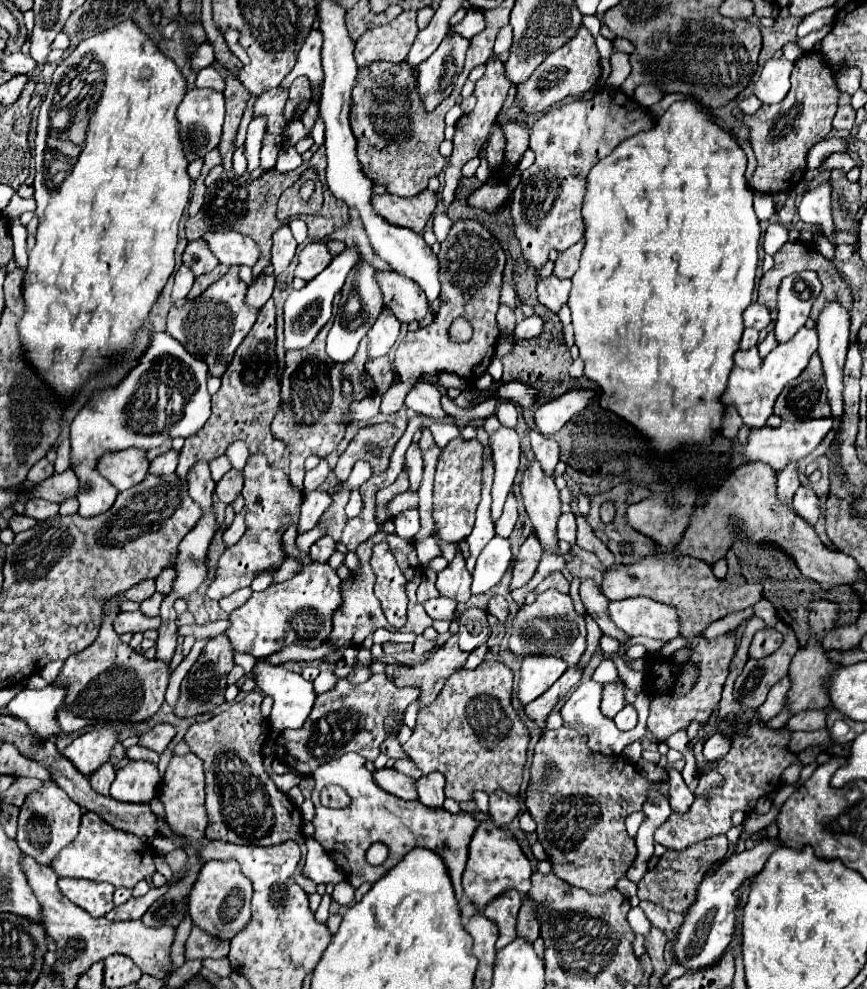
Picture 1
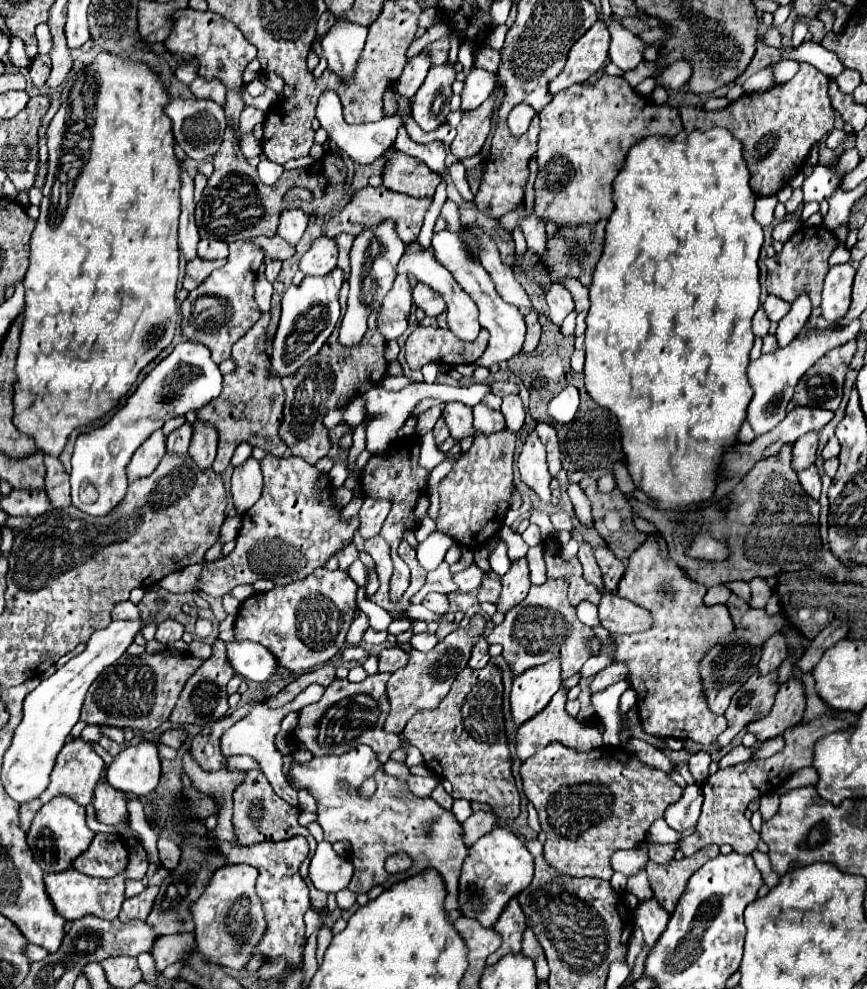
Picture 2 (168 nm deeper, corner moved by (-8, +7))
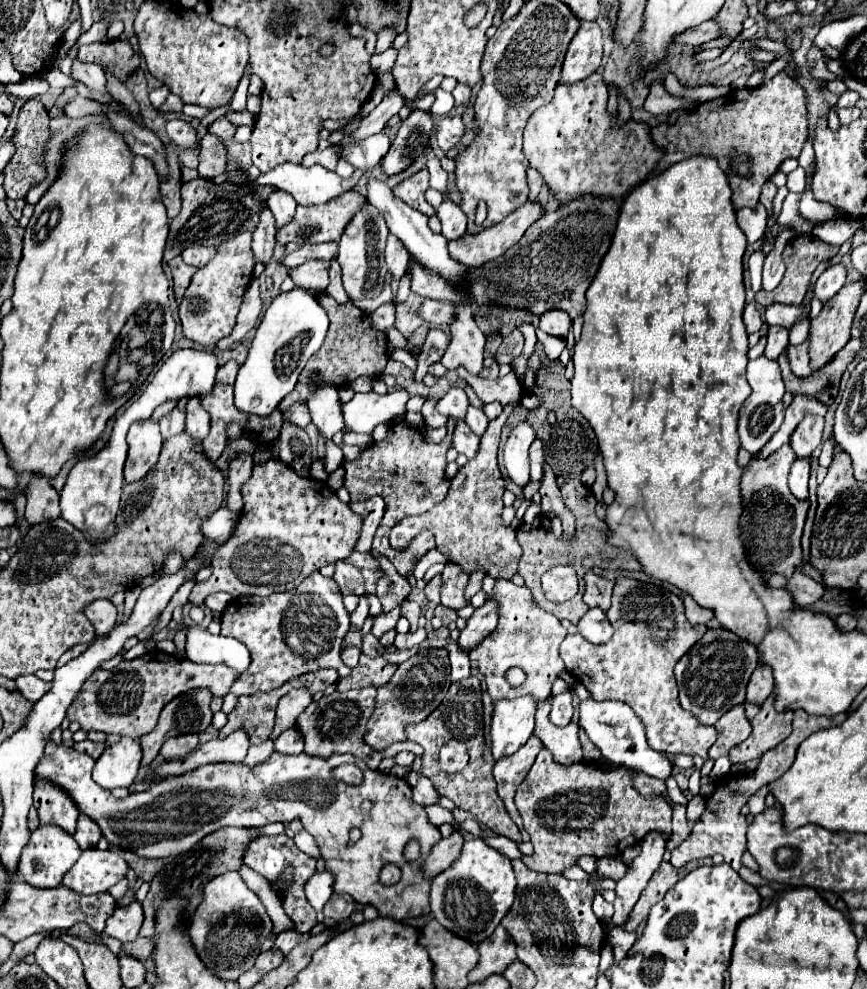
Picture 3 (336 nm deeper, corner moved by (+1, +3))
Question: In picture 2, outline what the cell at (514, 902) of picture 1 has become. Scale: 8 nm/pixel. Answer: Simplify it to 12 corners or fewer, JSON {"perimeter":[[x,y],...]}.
{"perimeter":[[518,897],[506,905],[494,929],[502,945],[486,963],[494,965],[508,953],[518,953],[526,915]]}

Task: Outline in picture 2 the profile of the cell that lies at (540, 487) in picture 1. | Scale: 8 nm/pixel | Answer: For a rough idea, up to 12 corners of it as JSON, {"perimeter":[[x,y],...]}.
{"perimeter":[[530,433],[518,457],[522,481],[550,503],[546,449]]}

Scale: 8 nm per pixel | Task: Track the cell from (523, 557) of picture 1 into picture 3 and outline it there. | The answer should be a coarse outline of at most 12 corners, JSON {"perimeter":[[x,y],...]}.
{"perimeter":[[487,601],[467,621],[457,643],[473,651],[497,627],[497,605]]}

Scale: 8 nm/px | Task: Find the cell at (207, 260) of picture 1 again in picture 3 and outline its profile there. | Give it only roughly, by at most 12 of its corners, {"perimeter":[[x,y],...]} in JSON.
{"perimeter":[[189,247],[181,253],[183,261],[203,267],[215,255],[215,247]]}

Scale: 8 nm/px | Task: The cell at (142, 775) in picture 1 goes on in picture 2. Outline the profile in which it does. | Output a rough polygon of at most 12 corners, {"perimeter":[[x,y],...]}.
{"perimeter":[[152,743],[128,745],[106,771],[112,787],[144,797],[160,783]]}

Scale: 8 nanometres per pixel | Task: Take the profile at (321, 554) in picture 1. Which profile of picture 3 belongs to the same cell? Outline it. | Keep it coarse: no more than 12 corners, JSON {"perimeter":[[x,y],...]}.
{"perimeter":[[345,561],[333,579],[341,595],[363,595],[361,571]]}

